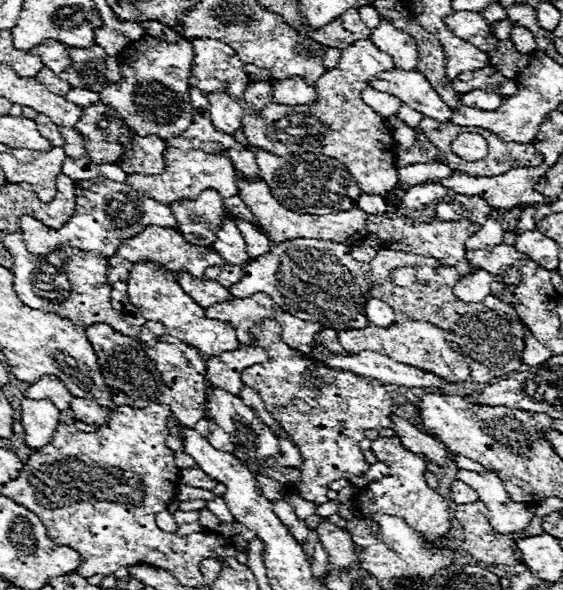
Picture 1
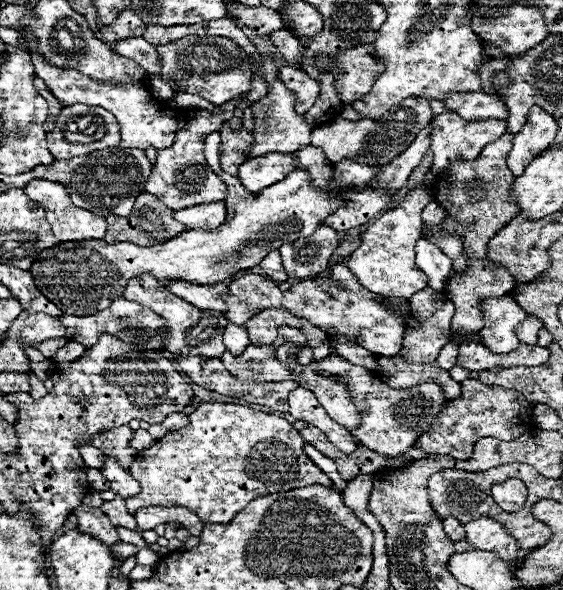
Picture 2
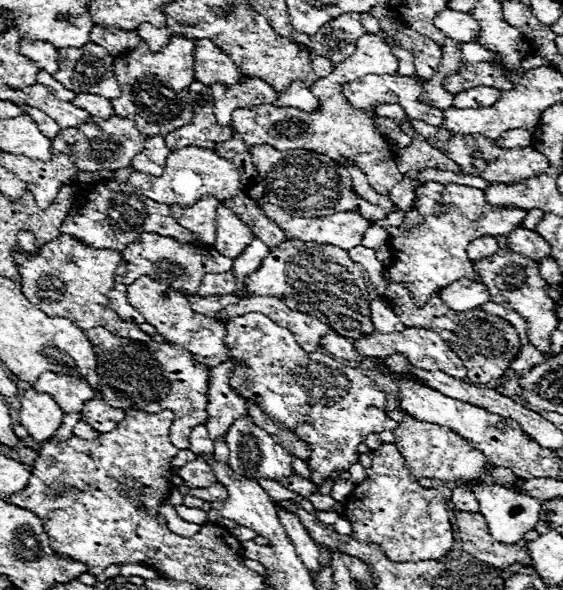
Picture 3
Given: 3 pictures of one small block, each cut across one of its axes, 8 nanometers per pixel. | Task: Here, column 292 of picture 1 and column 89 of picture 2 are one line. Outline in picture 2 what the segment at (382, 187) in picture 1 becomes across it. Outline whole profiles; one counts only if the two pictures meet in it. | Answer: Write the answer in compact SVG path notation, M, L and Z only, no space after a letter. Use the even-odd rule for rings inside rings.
M74 104L68 106L66 112L60 112L56 118L56 126L48 132L48 150L54 154L56 160L68 160L74 156L84 156L94 150L112 148L120 142L118 136L118 122L108 112L96 112L92 106Z

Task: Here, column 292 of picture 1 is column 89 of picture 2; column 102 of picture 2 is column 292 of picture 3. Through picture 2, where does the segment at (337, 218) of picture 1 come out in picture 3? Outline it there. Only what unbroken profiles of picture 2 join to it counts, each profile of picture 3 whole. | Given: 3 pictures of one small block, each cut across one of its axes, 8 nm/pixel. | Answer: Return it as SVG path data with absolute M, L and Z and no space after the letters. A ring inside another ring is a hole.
M262 198L260 208L264 210L264 214L268 218L272 218L276 224L280 224L286 232L286 236L292 236L294 240L302 240L302 242L318 242L318 244L334 244L334 246L342 246L344 250L352 248L352 246L360 246L364 240L364 232L370 226L370 220L362 218L356 212L338 212L332 216L322 216L322 218L292 218L288 216L280 206L274 206L270 202L266 202L266 198Z

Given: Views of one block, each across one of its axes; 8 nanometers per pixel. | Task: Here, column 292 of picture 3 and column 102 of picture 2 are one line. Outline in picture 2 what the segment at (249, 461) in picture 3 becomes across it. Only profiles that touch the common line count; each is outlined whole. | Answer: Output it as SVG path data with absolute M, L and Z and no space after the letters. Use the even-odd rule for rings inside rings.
M104 456L102 474L104 474L104 478L110 480L110 490L114 494L122 496L124 500L140 494L140 484L130 476L130 472L126 472L124 468L120 468L118 462L112 460L112 458L108 458L108 456Z

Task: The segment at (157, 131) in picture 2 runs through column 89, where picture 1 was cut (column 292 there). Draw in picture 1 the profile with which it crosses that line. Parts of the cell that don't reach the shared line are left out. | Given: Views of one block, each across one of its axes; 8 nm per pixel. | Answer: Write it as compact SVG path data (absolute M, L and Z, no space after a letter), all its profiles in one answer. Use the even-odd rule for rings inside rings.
M300 76L288 80L272 80L270 84L272 84L272 98L276 104L300 106L300 104L314 104L318 100L314 86L306 84L304 78Z

